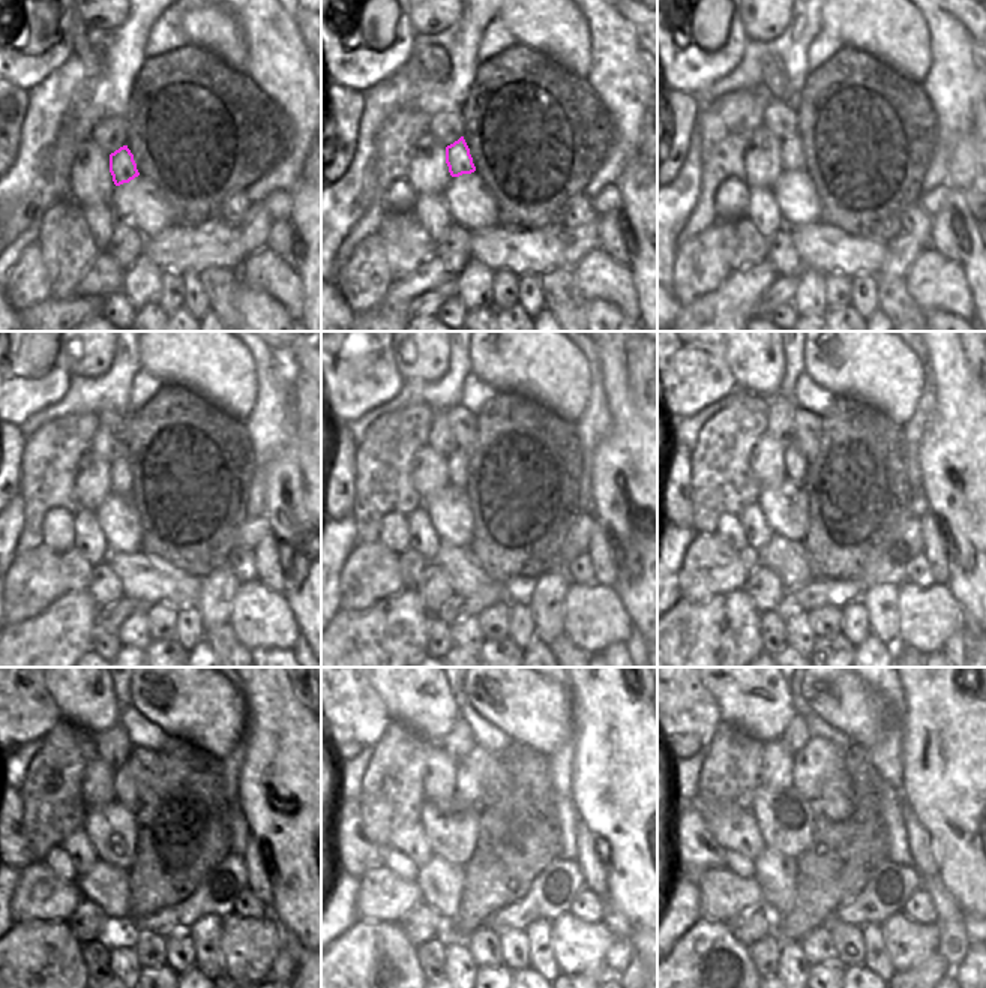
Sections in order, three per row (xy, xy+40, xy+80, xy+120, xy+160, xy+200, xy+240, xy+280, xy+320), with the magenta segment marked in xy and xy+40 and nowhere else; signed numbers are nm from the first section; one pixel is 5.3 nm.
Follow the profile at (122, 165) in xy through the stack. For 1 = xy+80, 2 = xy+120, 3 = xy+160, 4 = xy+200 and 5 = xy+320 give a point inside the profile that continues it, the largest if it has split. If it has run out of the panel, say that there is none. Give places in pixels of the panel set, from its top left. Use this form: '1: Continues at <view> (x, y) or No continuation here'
1: Continues at xy+80 (793, 159)
2: Continues at xy+120 (120, 470)
3: Continues at xy+160 (456, 462)
4: Continues at xy+200 (796, 464)
5: Continues at xy+320 (818, 762)

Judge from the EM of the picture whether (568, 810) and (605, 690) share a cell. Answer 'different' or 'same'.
different

